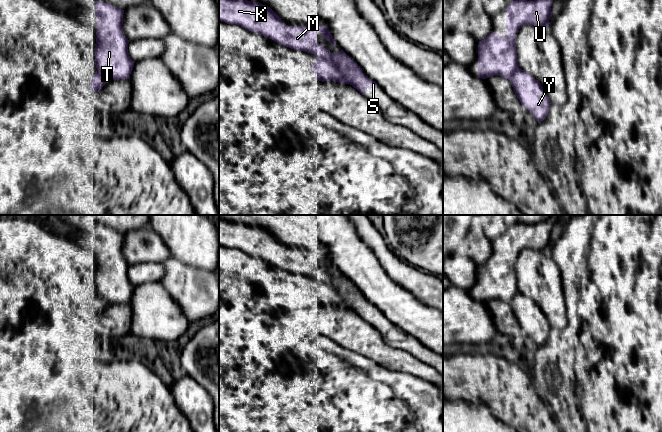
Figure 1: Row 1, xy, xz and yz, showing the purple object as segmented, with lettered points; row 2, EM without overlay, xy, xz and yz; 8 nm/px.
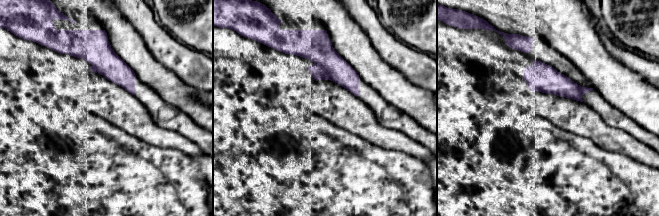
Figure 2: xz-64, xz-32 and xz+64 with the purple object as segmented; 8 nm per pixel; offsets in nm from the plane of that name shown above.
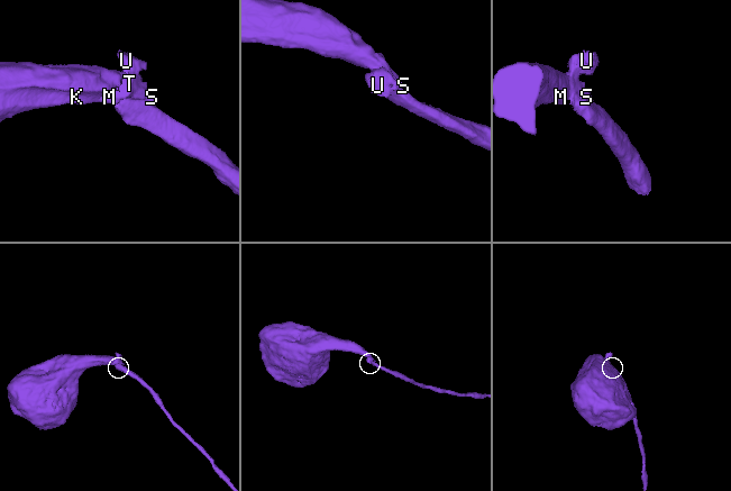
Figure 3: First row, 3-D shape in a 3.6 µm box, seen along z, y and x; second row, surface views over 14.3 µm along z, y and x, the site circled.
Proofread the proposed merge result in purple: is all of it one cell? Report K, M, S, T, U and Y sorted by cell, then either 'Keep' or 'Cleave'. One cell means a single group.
Groups: K M S T U / Y. Cleave

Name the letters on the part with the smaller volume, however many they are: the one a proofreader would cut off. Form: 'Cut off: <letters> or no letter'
Cut off: Y

